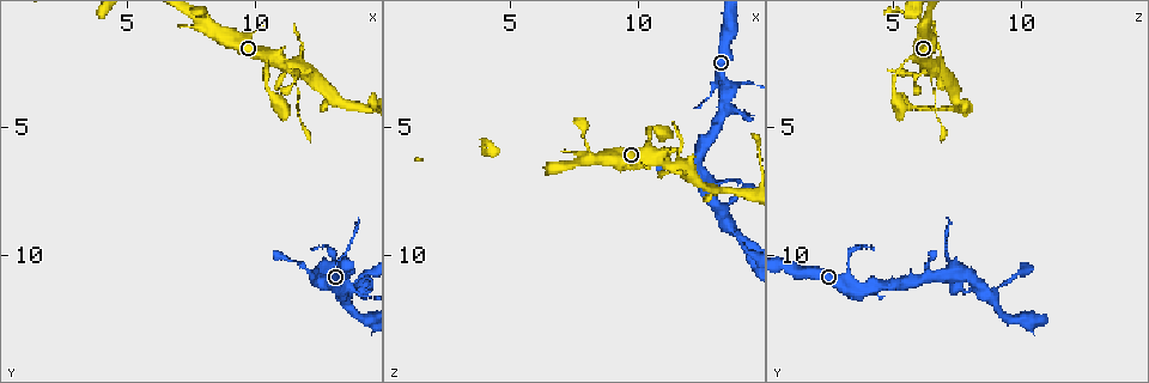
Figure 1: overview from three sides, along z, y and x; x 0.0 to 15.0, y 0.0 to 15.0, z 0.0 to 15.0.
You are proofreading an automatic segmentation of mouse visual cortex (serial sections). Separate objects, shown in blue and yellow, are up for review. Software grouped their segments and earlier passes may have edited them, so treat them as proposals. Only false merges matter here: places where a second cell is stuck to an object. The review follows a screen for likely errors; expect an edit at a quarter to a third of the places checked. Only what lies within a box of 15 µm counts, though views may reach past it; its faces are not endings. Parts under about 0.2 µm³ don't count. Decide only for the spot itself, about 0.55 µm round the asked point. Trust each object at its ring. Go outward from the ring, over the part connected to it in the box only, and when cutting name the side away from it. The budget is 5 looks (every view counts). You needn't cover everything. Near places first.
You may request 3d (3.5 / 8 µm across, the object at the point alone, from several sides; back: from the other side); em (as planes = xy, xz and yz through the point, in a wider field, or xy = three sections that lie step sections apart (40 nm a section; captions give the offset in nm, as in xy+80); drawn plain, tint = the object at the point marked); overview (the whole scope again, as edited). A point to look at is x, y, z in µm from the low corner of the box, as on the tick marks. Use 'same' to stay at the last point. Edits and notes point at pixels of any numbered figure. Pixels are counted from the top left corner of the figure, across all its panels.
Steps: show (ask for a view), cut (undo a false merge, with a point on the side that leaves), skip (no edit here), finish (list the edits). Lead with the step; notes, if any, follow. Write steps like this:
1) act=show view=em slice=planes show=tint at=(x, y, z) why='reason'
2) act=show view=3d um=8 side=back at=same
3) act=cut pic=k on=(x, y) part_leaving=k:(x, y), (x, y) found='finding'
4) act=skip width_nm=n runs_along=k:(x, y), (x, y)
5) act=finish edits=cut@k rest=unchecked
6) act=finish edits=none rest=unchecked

act=show view=3d um=8 at=(10.5, 2.3, 5.5) why='sudden change in width'

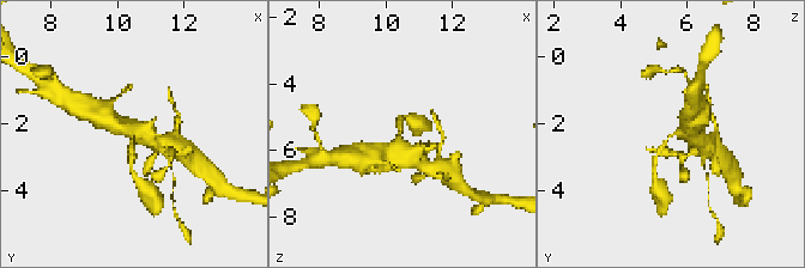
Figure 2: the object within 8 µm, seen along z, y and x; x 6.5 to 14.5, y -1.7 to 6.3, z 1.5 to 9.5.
act=show view=em slice=xy step=1 show=tint at=(10.5, 2.4, 5.5)

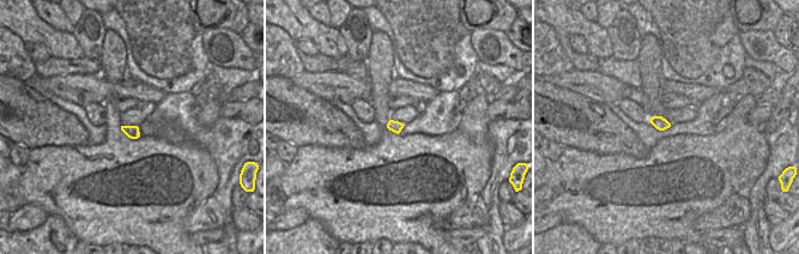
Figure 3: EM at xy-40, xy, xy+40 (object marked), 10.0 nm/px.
act=skip arm_widths_nm=200,500 runs_along=2:(691, 127), (667, 139), (654, 166) found='one cell here'

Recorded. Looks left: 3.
act=show view=3d um=3.5 at=(14.2, 11.7, 3.2) why='calibre changes'

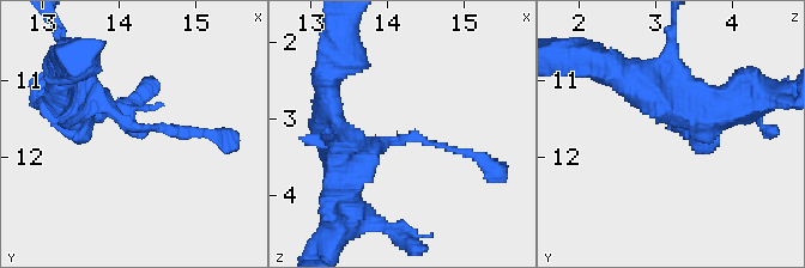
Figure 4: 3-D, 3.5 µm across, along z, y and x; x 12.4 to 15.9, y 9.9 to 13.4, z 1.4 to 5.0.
act=show view=em slice=xy step=5 show=tint at=(14.25, 11.60, 3.25) why='shape alone is not enough'

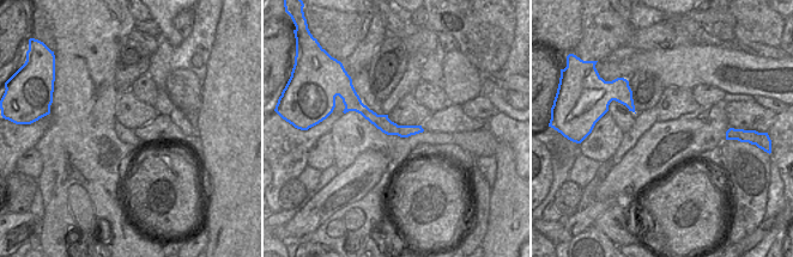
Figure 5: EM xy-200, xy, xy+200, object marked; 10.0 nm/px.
act=skip runs_along=4:(73, 99), (192, 136) found='continuous, no second cell'

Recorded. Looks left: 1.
act=finish edits=none rest=unchecked

